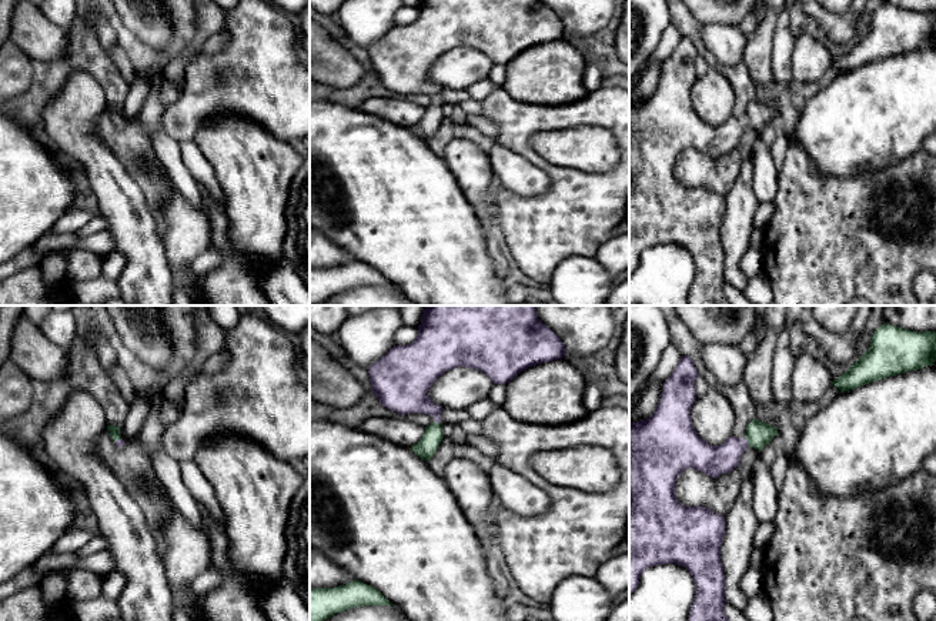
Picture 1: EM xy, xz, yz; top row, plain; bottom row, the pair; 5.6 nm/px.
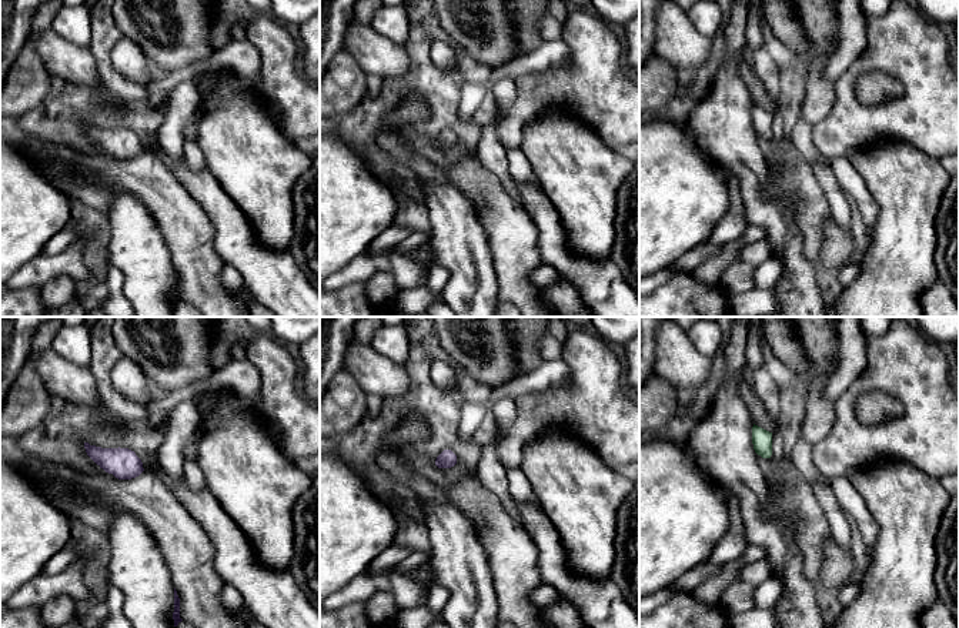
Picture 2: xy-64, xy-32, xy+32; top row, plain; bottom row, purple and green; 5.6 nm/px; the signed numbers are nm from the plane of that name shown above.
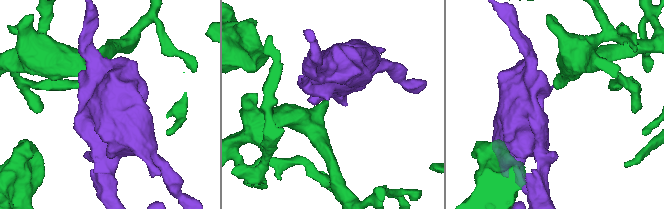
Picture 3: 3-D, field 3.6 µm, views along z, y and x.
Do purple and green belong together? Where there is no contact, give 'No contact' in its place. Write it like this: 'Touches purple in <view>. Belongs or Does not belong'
Touches purple in xz. Belongs

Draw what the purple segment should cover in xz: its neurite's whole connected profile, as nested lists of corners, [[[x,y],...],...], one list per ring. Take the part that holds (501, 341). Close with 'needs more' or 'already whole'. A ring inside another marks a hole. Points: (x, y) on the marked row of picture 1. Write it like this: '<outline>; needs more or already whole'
[[[425,306],[418,337],[407,345],[394,345],[370,365],[371,390],[382,407],[401,415],[422,413],[435,421],[425,427],[422,438],[411,450],[428,461],[439,447],[444,433],[441,405],[434,404],[428,391],[444,373],[457,367],[475,368],[494,384],[507,384],[528,367],[565,355],[561,338],[536,315],[535,306]]]; needs more

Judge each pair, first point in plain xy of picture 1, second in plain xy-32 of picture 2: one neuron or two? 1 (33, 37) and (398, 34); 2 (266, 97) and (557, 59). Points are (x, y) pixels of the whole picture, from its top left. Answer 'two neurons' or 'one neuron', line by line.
1: two neurons
2: two neurons

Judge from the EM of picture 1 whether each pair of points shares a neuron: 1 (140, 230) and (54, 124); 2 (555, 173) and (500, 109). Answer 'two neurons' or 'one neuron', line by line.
1: one neuron
2: one neuron

